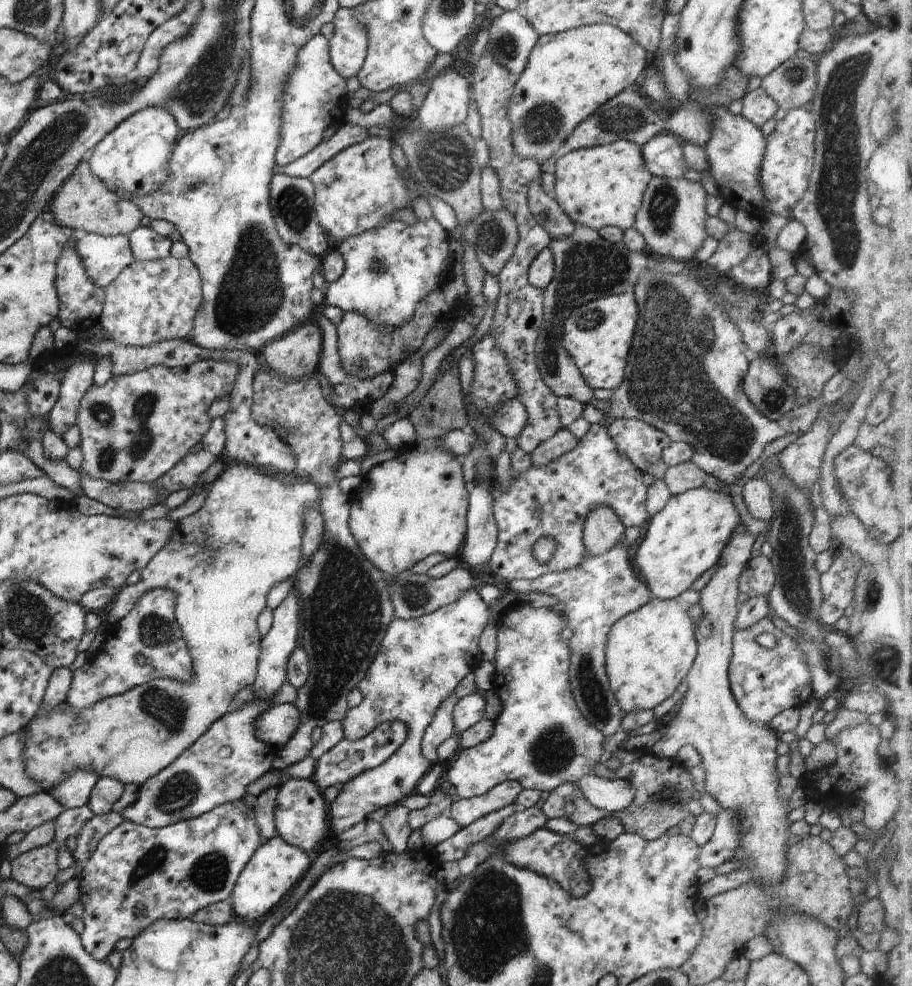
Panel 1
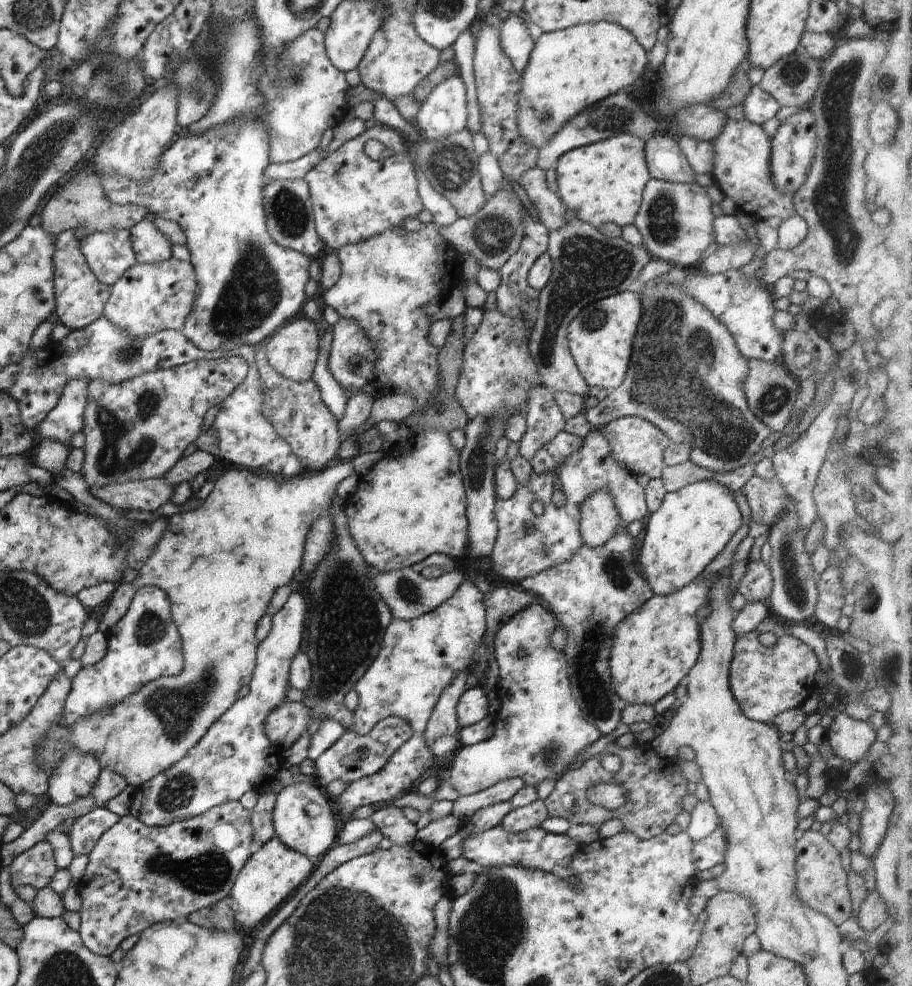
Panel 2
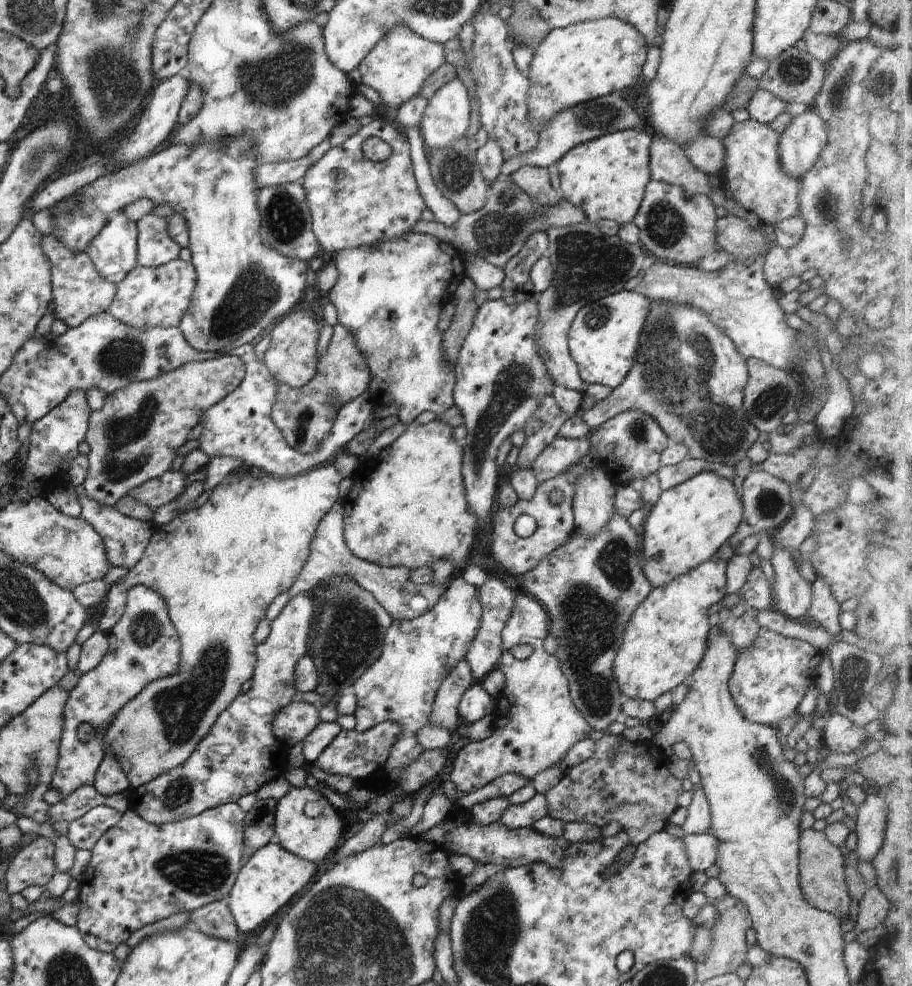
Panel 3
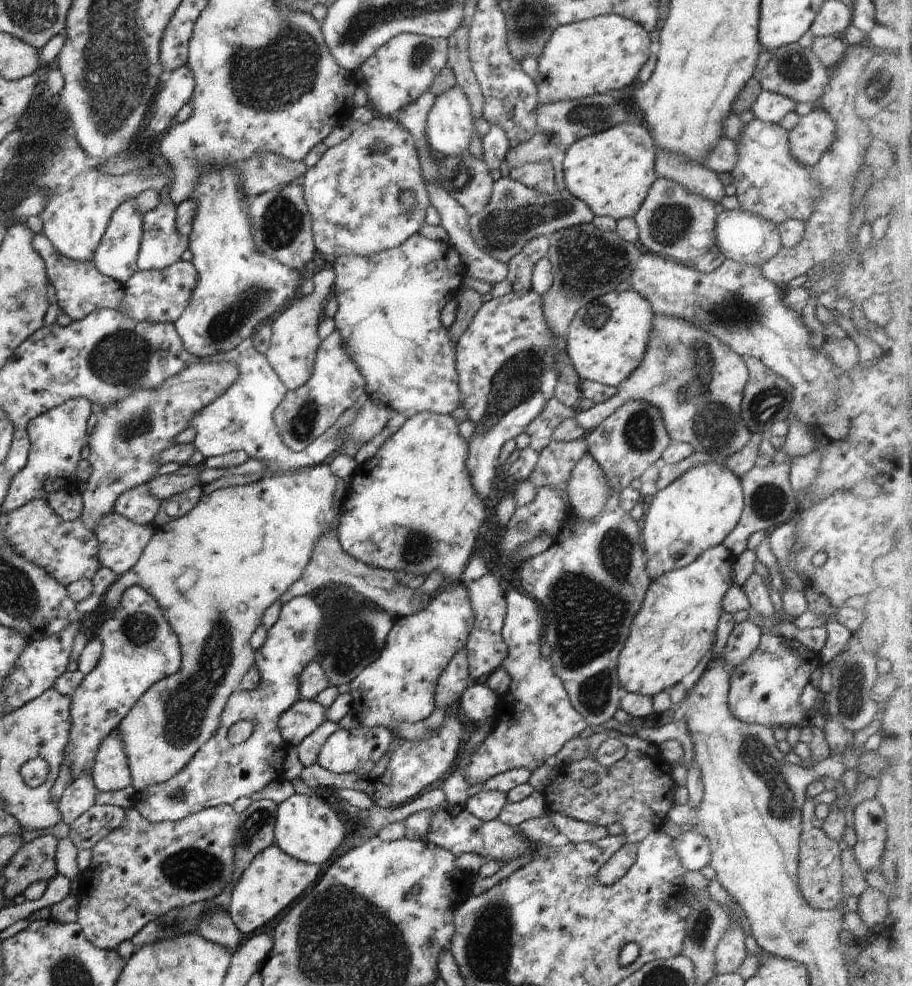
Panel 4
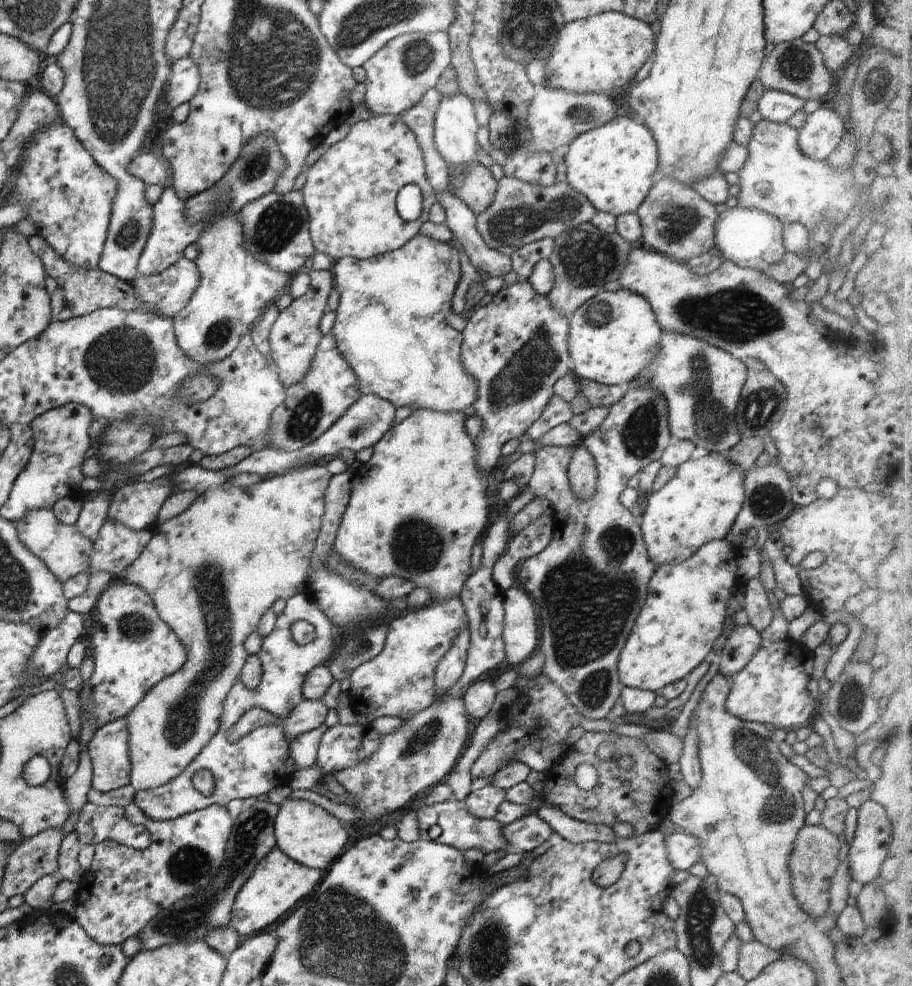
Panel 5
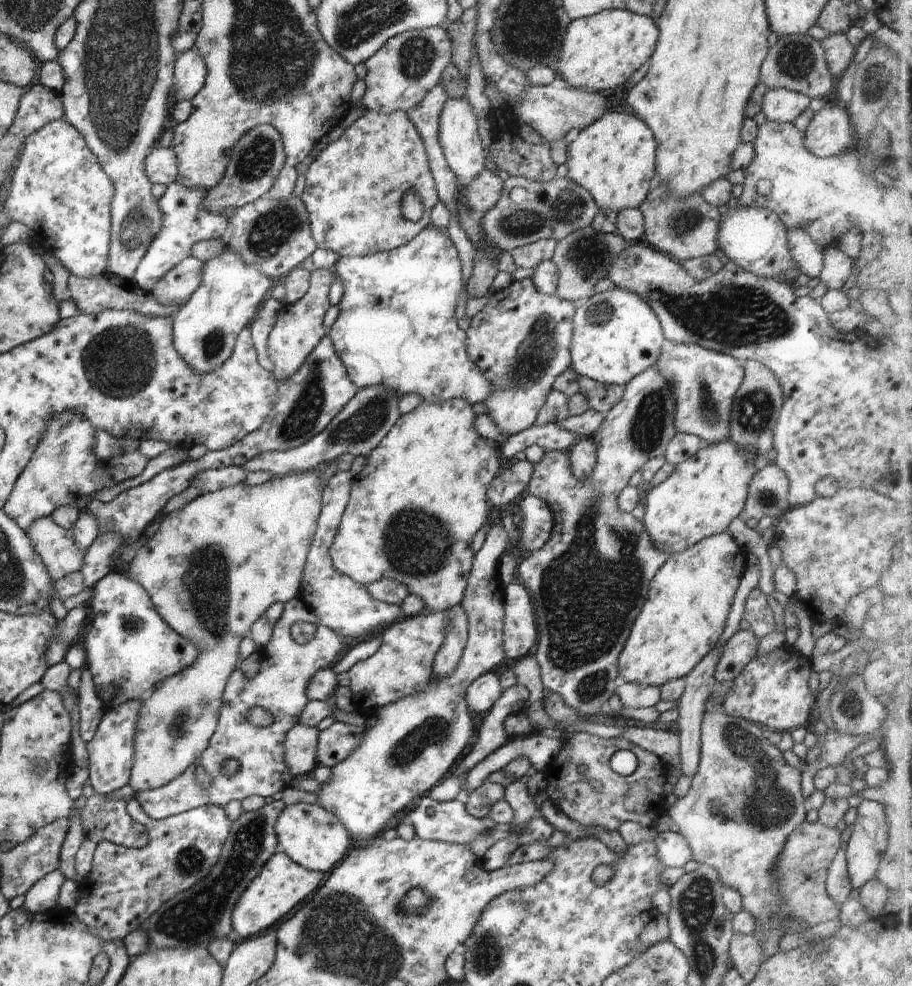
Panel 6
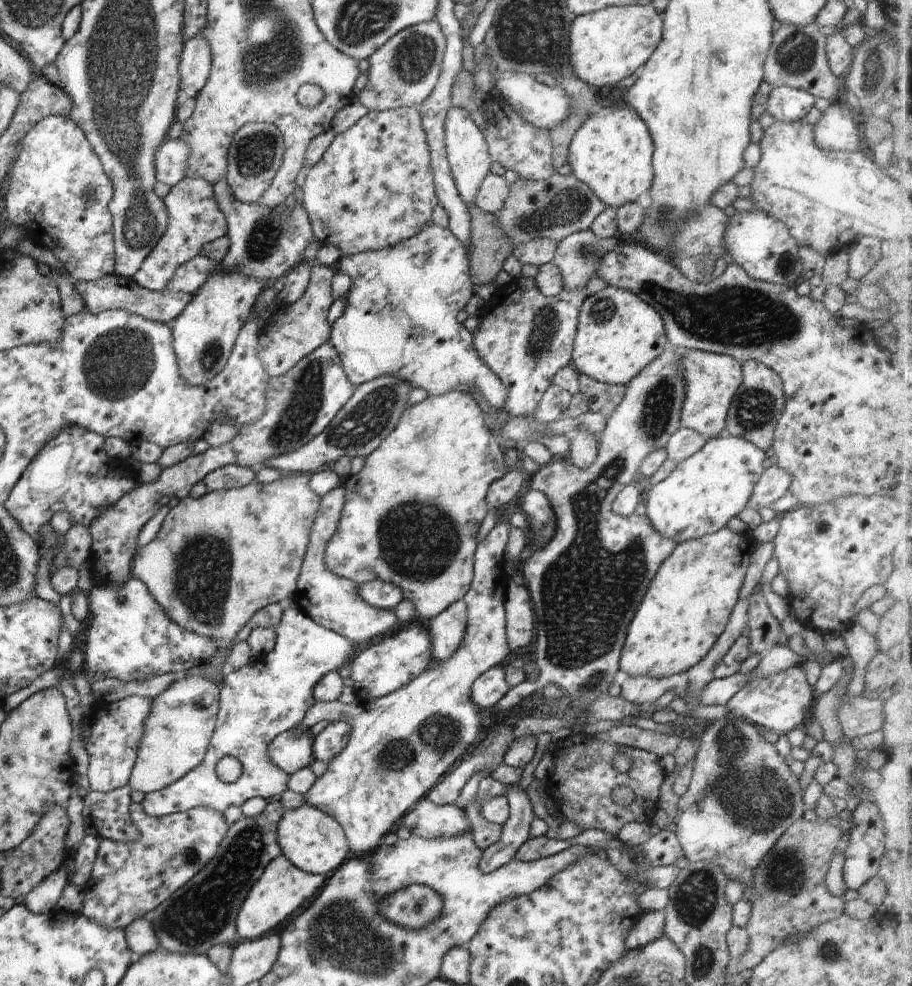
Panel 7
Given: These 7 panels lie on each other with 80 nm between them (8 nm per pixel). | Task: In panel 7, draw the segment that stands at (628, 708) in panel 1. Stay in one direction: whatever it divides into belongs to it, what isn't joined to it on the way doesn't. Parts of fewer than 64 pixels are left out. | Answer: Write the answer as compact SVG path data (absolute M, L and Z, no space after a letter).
M726 526L714 534L686 540L676 546L674 552L660 564L628 626L619 670L629 676L668 678L674 674L685 674L710 652L726 629L736 602L740 600L750 557L757 548L756 541L749 532L746 530L736 533Z

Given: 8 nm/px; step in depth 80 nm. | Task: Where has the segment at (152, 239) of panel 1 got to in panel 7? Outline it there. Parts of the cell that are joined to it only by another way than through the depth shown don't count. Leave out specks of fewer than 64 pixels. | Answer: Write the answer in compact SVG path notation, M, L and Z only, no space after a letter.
M184 178L178 182L170 194L163 199L166 210L170 214L170 222L154 250L142 264L140 270L134 274L132 280L139 286L153 292L161 292L174 278L174 272L184 266L188 260L200 256L202 246L223 238L227 234L228 222L224 214L218 209L217 200L213 193L213 186L202 178Z

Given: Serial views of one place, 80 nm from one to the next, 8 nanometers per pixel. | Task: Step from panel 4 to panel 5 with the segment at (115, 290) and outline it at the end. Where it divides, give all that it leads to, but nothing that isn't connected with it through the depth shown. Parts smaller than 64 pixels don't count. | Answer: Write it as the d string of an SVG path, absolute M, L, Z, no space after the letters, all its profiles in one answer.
M33 234L28 238L30 250L34 251L43 262L45 271L57 282L57 286L62 288L64 293L65 306L71 308L74 317L81 317L96 309L117 308L123 311L141 310L142 304L134 294L132 283L124 282L107 272L101 271L98 267L85 269L66 259L63 259L50 245L38 234Z

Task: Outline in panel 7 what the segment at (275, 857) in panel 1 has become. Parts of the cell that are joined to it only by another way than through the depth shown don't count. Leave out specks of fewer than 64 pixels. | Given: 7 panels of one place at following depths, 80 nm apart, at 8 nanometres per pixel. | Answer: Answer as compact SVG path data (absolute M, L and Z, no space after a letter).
M283 855L274 858L262 877L254 884L250 890L238 916L236 916L237 934L242 941L255 940L282 926L282 922L288 918L300 906L307 906L309 902L315 899L315 896L323 889L328 877L324 875L308 874L299 870Z

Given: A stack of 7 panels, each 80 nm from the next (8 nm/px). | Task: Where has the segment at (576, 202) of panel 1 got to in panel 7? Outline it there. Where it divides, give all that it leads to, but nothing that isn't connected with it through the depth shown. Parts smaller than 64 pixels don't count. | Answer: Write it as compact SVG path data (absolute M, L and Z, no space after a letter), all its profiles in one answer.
M613 104L608 108L600 106L584 120L584 124L574 132L567 155L567 164L571 167L572 175L584 182L599 200L612 209L624 206L626 202L635 202L638 196L645 195L650 190L653 180L652 154L654 144L650 132L642 118L634 111Z

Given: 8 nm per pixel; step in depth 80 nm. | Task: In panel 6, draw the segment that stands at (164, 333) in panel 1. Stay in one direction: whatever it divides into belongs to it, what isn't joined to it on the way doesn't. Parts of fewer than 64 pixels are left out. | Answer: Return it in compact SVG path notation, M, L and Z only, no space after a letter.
M186 257L151 288L159 303L184 303L202 282L203 262L194 257Z

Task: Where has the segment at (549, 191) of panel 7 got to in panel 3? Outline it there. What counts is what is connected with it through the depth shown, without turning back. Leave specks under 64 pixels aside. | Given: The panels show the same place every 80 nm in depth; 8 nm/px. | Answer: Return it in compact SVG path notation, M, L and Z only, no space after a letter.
M501 177L496 179L494 184L489 188L487 201L480 210L469 215L462 215L451 227L444 226L435 220L429 223L420 220L412 227L412 231L415 233L431 234L444 242L450 243L455 249L463 253L473 254L475 252L491 265L502 269L513 256L516 256L520 252L525 240L533 232L545 232L550 227L565 227L584 221L588 220L581 208L579 209L571 202L566 201L564 197L562 197L562 200L555 207L543 207L536 204L519 186L516 186L512 179Z

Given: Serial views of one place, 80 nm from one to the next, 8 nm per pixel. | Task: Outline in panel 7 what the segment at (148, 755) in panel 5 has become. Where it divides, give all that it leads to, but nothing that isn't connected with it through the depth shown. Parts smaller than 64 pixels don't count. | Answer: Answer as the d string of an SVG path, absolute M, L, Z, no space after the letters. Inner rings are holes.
M296 473L272 483L256 482L231 490L216 490L201 498L182 498L169 510L158 536L150 544L137 548L130 577L146 586L166 616L180 628L218 642L214 658L208 660L210 666L222 669L236 634L258 610L274 602L294 599L310 530L321 502L308 480L308 476ZM181 675L168 690L152 699L146 730L138 746L129 786L144 794L158 792L176 783L200 765L214 734L220 690L208 676Z

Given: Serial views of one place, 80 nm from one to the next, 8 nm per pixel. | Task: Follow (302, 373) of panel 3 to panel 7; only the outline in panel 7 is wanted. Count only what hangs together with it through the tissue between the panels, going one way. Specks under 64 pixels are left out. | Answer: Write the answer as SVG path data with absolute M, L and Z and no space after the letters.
M313 264L310 270L310 282L302 298L294 304L280 302L274 310L273 316L266 322L266 328L258 336L258 358L262 362L266 374L270 377L282 376L292 370L302 358L311 354L316 348L329 342L331 325L327 317L329 309L334 303L332 296L332 278L336 274L335 267Z

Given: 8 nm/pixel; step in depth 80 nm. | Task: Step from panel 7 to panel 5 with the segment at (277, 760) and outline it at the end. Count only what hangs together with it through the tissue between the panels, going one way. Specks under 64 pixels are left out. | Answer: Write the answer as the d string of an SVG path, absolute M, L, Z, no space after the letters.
M319 724L306 732L300 732L289 744L289 753L294 759L295 771L317 764L317 750L321 736L329 727Z

